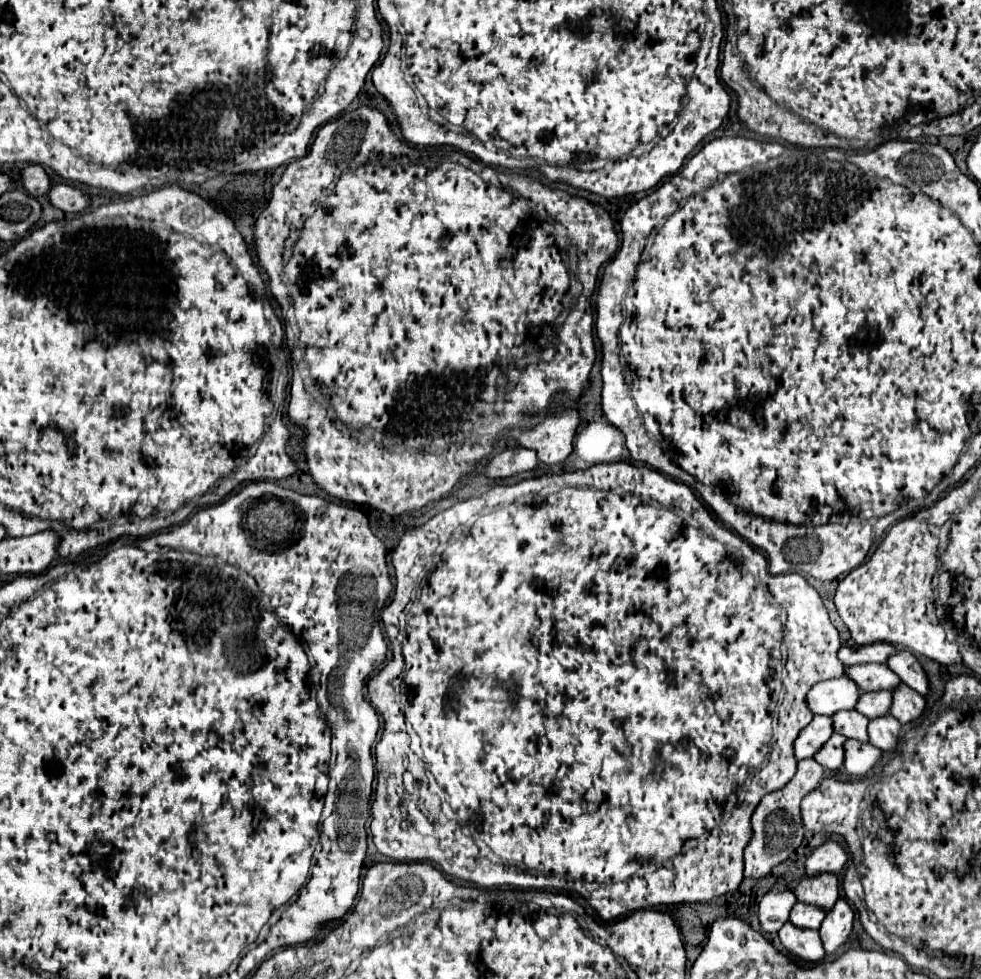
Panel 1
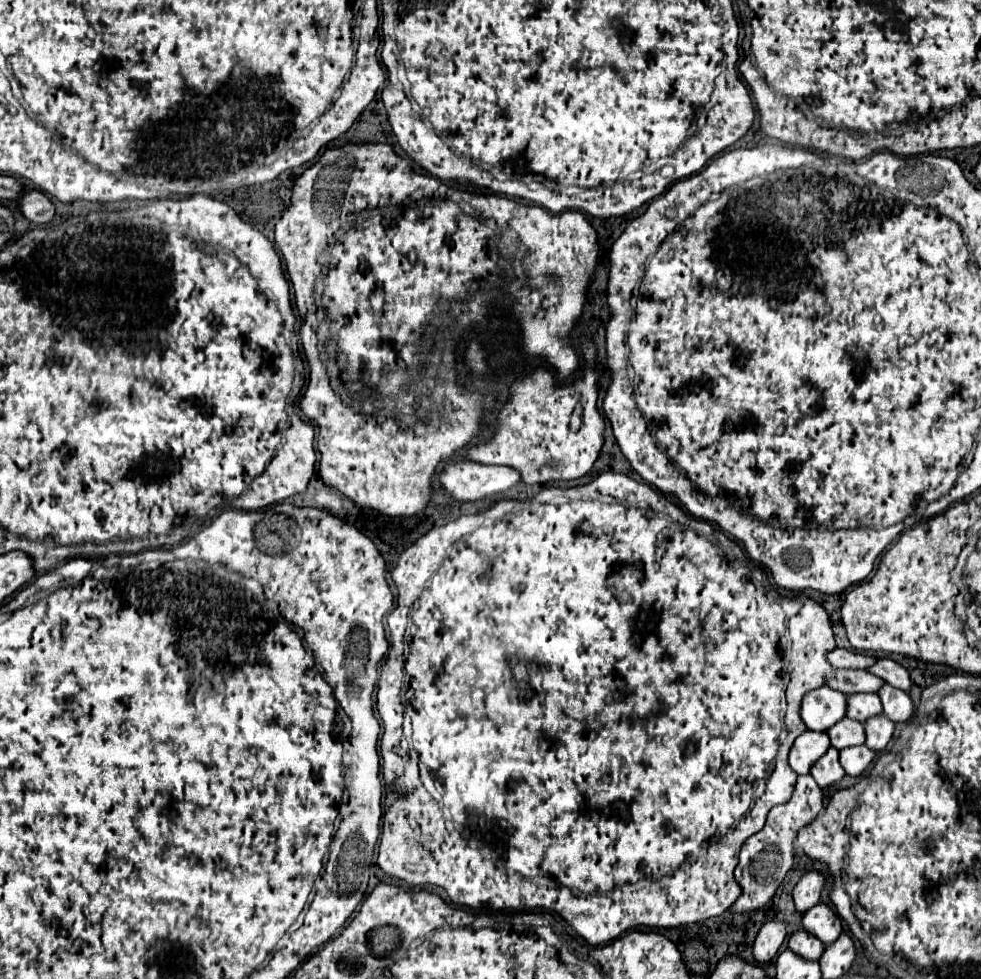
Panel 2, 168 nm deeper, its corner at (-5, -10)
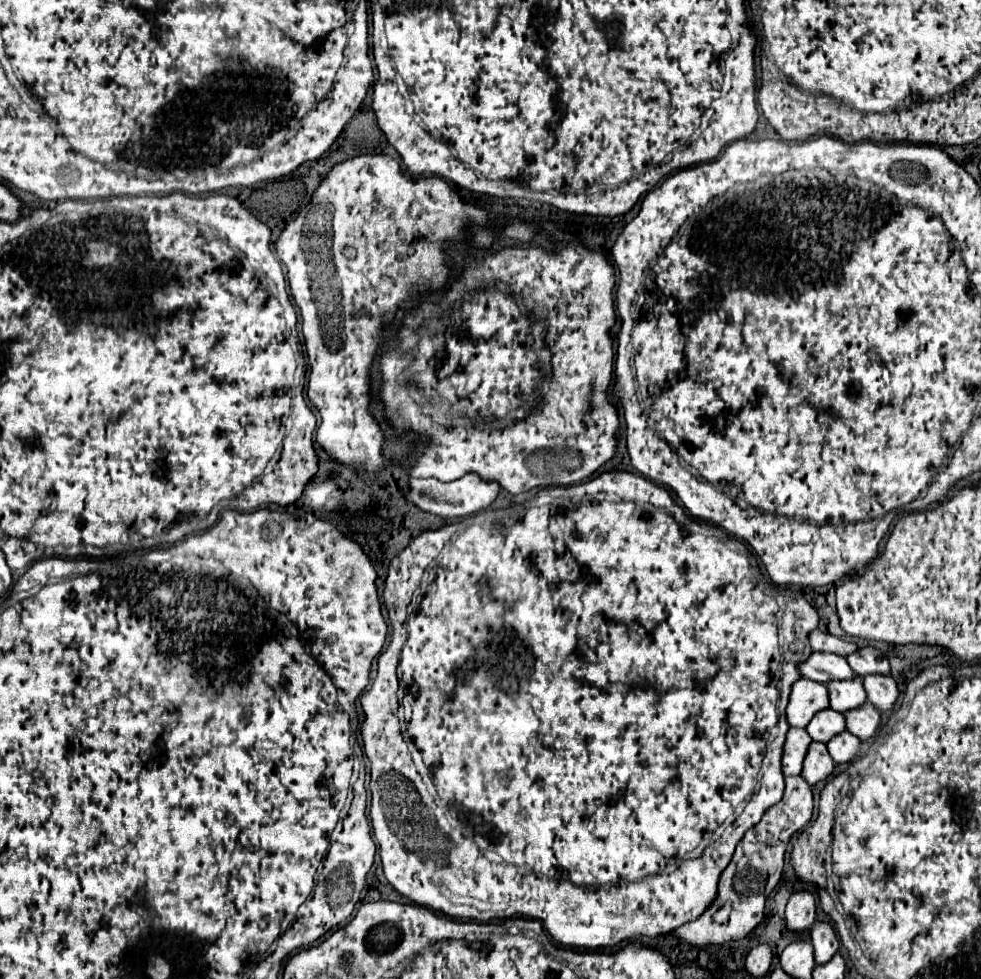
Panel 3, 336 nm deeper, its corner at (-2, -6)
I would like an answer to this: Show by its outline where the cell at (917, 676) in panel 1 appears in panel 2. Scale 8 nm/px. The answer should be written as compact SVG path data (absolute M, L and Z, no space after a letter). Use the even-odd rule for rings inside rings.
M877 659L877 663L869 667L869 673L881 677L885 683L897 689L903 689L903 691L911 689L911 679L909 679L907 669L893 659Z

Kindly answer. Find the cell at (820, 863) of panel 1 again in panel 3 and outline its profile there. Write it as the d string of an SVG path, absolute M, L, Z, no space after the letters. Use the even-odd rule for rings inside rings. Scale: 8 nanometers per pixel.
M796 891L786 905L786 925L792 931L810 929L816 919L816 901L810 891Z

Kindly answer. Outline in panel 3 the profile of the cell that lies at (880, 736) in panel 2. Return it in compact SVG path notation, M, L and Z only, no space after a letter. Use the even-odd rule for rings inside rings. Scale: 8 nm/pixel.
M866 703L846 713L846 729L850 729L850 733L860 737L862 741L872 739L878 727L880 727L880 711L874 709L874 705Z

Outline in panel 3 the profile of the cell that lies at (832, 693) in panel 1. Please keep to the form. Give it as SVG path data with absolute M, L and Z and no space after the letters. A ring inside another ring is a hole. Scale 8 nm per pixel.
M800 679L792 685L790 703L786 707L788 723L792 727L806 727L812 721L812 717L818 711L828 709L828 705L830 705L828 703L828 689L824 683Z

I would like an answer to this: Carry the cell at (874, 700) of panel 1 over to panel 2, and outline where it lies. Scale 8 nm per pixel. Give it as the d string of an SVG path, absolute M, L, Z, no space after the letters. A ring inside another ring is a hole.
M855 693L847 695L847 717L855 721L865 721L881 713L881 699L877 693Z

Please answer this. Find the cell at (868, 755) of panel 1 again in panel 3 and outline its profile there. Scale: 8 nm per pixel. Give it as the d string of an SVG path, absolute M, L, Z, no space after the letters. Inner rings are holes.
M844 731L844 733L836 735L832 741L828 741L826 747L828 747L832 759L834 759L838 765L842 765L842 763L848 765L848 763L852 763L852 761L858 757L858 753L860 753L860 739L854 737L852 733Z

